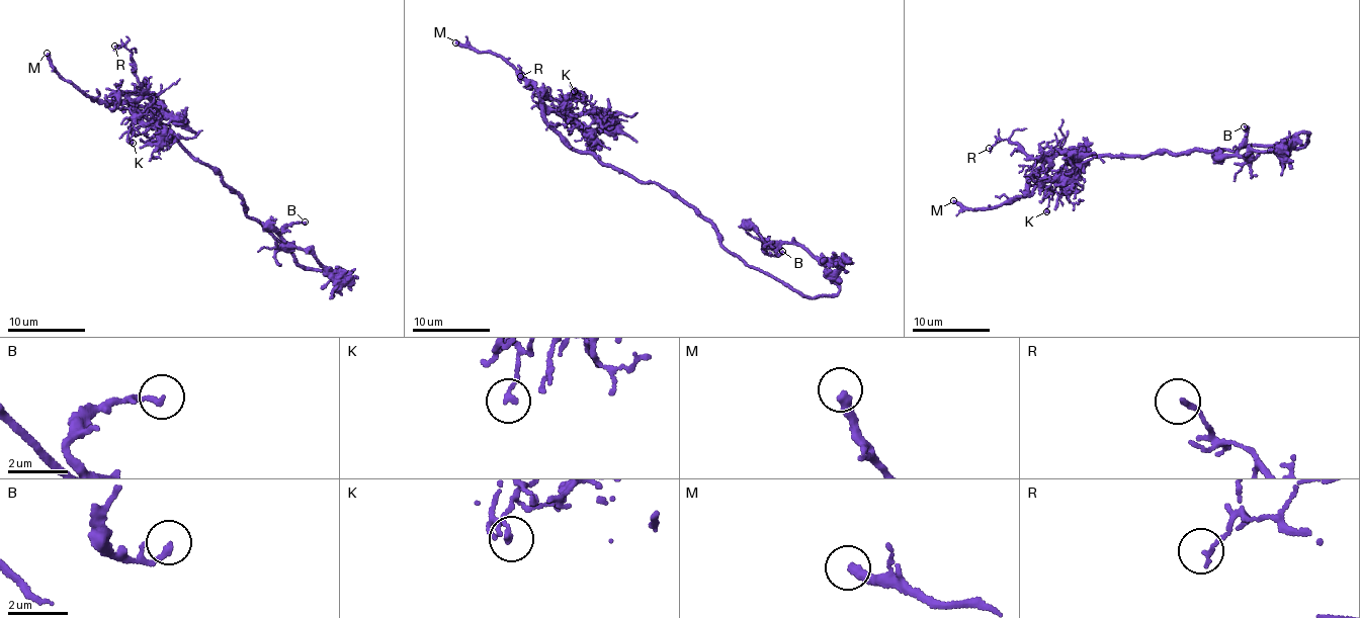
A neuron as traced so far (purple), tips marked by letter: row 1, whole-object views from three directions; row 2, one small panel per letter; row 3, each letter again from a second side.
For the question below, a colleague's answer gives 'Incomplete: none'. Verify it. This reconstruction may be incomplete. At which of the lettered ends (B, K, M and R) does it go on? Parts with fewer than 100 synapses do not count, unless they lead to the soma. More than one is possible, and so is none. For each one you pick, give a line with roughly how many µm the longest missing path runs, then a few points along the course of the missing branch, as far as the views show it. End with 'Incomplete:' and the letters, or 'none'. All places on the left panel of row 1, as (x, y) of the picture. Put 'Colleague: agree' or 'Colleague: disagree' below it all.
M: missing 40 µm
Incomplete: M
Colleague: disagree

